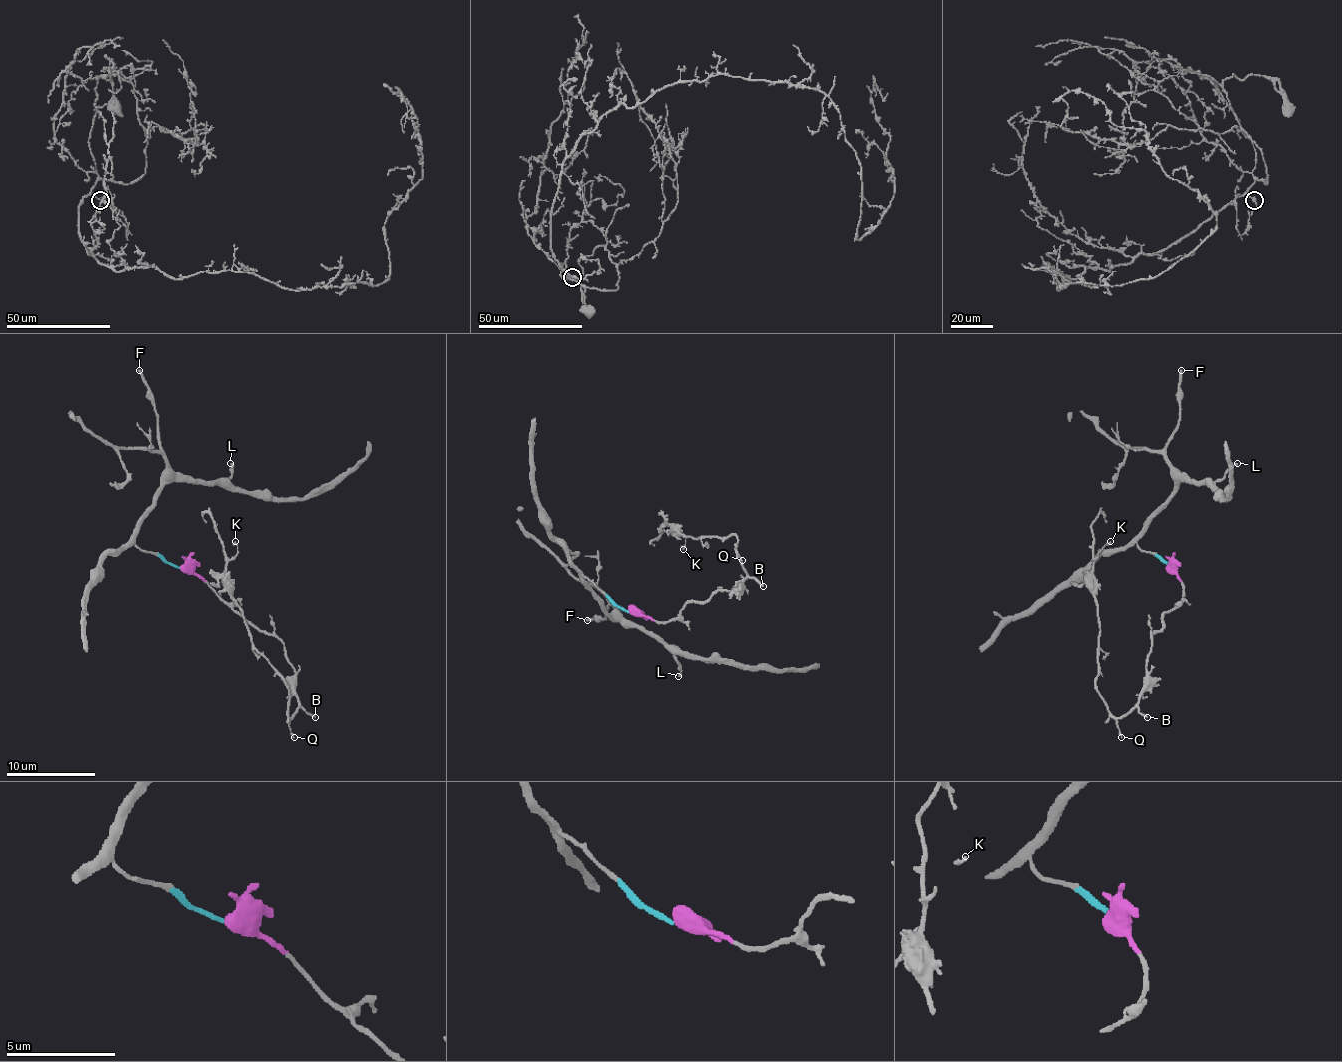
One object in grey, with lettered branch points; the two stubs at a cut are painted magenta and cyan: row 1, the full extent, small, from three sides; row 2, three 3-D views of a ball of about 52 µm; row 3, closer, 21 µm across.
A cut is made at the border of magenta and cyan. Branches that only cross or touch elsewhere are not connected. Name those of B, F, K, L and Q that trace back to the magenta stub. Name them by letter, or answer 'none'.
B, K, Q

